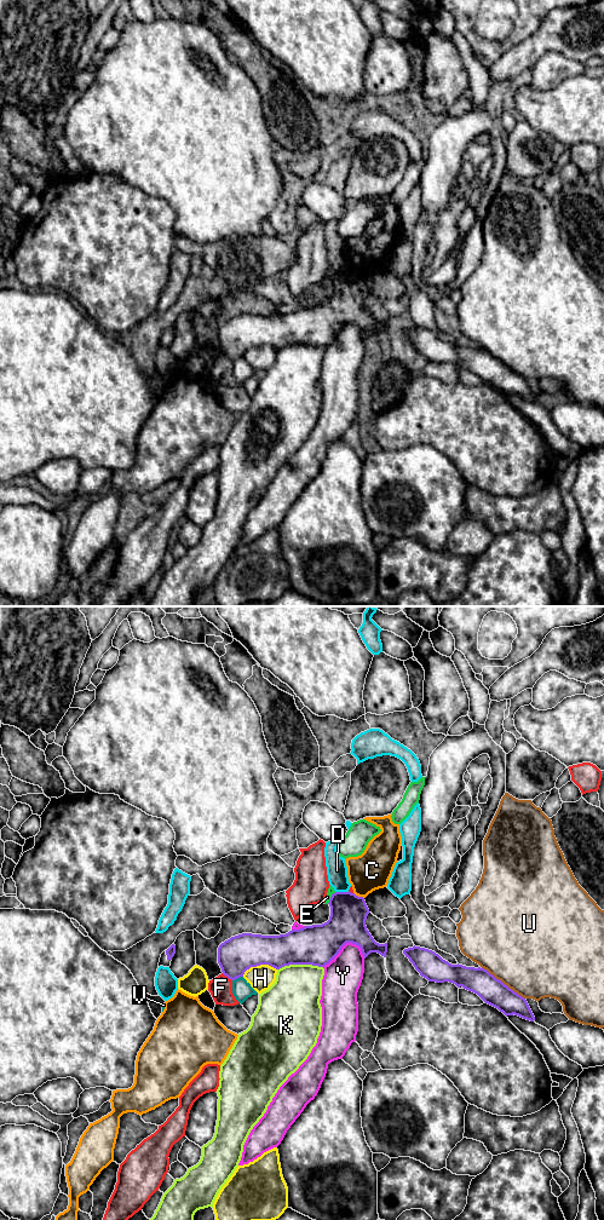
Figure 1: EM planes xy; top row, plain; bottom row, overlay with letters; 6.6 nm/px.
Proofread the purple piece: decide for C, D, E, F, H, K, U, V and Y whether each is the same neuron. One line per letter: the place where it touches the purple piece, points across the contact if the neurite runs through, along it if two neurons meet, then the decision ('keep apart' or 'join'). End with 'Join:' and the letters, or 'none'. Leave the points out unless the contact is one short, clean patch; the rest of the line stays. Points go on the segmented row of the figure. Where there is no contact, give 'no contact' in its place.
C: meets purple in xy at (357, 896); keep apart
D: meets purple in xy at (341, 892); keep apart
E: meets purple in xy at (331, 897); border along xy (335, 892), (327, 903); keep apart
F: meets purple in xy at (226, 976); keep apart
H: meets purple in xy at (258, 965); keep apart
K: meets purple in xy at (299, 964); border along xy (322, 966), (285, 965), (277, 970); keep apart
U: meets purple in xy at (502, 983); keep apart
V: meets purple in xy at (237, 977); keep apart
Y: meets purple in xy at (345, 943); keep apart
Join: none

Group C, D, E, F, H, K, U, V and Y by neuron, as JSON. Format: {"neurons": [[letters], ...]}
{"neurons": [["C"], ["D"], ["E"], ["F"], ["H"], ["K"], ["U"], ["V"], ["Y"]]}

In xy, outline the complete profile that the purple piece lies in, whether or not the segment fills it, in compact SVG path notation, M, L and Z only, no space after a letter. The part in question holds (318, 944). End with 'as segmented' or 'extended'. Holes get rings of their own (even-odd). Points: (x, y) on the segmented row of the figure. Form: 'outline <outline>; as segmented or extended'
outline M335 892L329 899L330 916L322 925L305 926L292 930L280 936L261 936L242 933L222 943L218 948L218 963L224 976L235 980L243 977L251 967L269 965L280 969L289 965L312 965L324 967L339 954L346 943L356 944L361 948L364 959L370 953L386 956L387 943L379 944L374 940L366 926L369 909L363 897L351 892Z; as segmented

